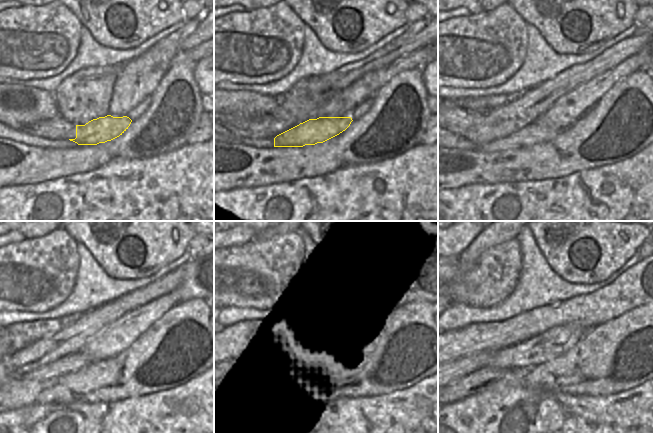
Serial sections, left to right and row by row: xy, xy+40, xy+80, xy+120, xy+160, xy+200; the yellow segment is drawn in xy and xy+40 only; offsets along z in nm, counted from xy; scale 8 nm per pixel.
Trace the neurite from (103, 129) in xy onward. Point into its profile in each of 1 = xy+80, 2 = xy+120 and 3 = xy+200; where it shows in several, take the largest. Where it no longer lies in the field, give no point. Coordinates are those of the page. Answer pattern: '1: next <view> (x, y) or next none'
1: next xy+80 (531, 134)
2: next xy+120 (76, 361)
3: next xy+200 (471, 384)

